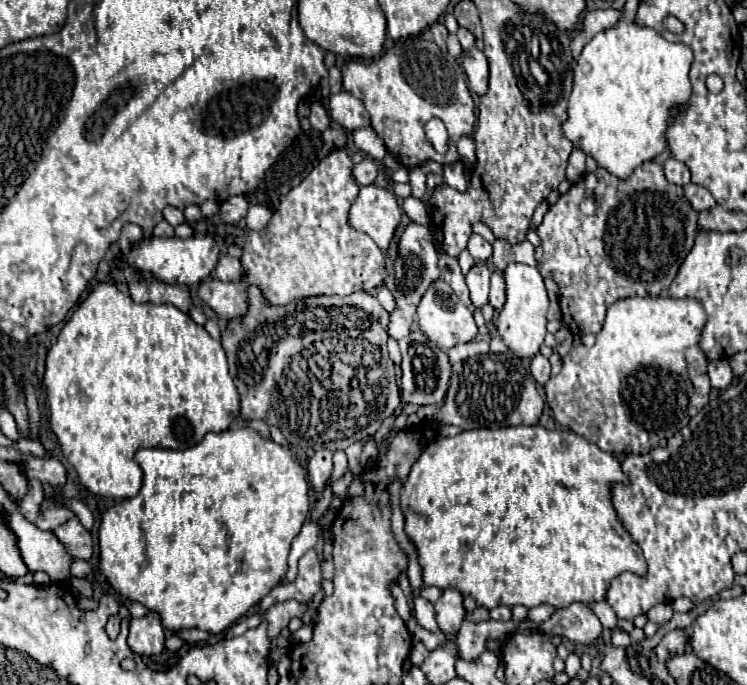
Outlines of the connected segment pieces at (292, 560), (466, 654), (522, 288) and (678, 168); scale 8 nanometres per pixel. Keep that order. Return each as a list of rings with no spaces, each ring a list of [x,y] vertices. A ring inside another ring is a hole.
[[[326,511],[320,521],[312,523],[308,521],[302,531],[296,535],[296,539],[292,541],[292,551],[290,551],[290,557],[288,557],[288,571],[284,573],[282,577],[282,583],[288,583],[288,581],[294,581],[296,575],[298,575],[298,559],[308,551],[308,549],[314,549],[316,541],[318,541],[318,533],[320,533],[320,527],[328,525],[332,519],[334,519],[334,511]]]
[[[464,619],[462,627],[458,629],[456,635],[456,643],[460,649],[462,659],[470,659],[474,661],[482,651],[486,651],[486,641],[488,637],[506,637],[510,633],[516,631],[516,621],[484,621],[484,623],[474,623]]]
[[[510,263],[504,269],[504,281],[506,281],[506,303],[504,309],[496,315],[494,325],[500,333],[504,345],[518,355],[534,357],[540,351],[540,345],[544,343],[546,335],[546,311],[548,311],[548,295],[544,287],[544,279],[536,267],[524,265],[524,263]]]
[[[672,157],[666,159],[666,163],[664,163],[664,175],[666,175],[666,179],[670,183],[680,185],[680,187],[684,187],[686,183],[690,183],[690,171],[688,171],[688,167],[684,163],[678,163]]]

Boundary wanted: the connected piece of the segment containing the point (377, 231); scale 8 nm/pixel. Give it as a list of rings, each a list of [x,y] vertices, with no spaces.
[[[376,185],[362,187],[348,211],[348,223],[356,231],[372,237],[376,245],[386,251],[400,223],[400,207],[394,193]]]

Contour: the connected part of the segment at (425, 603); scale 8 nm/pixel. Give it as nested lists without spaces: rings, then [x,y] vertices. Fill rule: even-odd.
[[[414,595],[412,597],[412,607],[414,607],[414,615],[416,615],[418,623],[428,631],[438,633],[438,623],[434,619],[434,605],[428,599],[422,599],[420,595]]]

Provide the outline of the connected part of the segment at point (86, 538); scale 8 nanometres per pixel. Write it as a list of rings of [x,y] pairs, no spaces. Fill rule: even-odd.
[[[78,517],[68,519],[64,525],[54,529],[54,535],[70,549],[70,553],[76,559],[84,559],[88,561],[92,557],[92,537],[90,533],[84,529],[84,525],[78,521]]]

